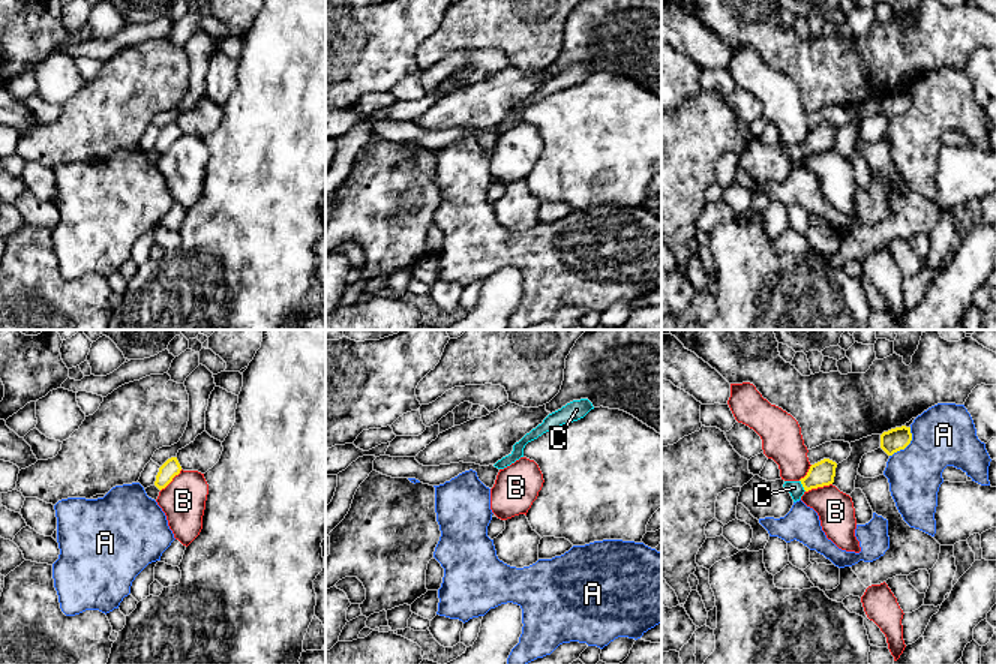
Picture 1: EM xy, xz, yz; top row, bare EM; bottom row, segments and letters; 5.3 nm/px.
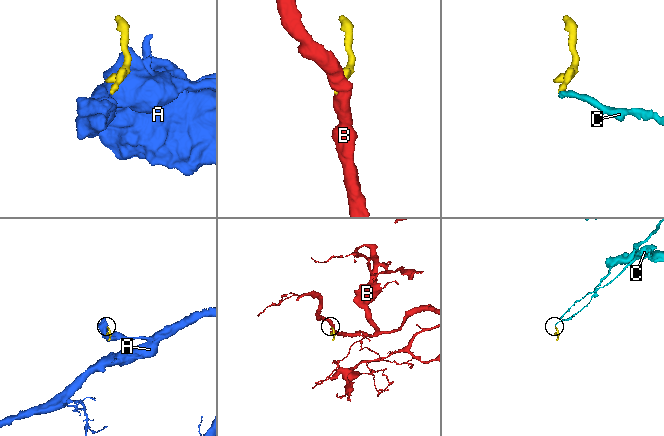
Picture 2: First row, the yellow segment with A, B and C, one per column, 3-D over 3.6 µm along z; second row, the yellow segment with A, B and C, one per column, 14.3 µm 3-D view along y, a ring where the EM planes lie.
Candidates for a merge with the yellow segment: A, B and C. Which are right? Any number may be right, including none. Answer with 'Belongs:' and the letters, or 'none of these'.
Belongs: C

